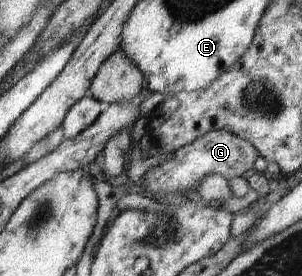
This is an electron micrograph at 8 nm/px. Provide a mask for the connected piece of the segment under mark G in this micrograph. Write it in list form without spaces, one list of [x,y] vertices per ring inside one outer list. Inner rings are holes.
[[[214,130],[195,139],[192,143],[178,148],[173,155],[160,165],[151,167],[140,179],[144,196],[154,199],[156,193],[175,192],[180,198],[184,198],[181,193],[184,191],[196,190],[199,182],[210,174],[220,174],[227,180],[233,177],[246,176],[253,171],[259,153],[256,148],[244,139],[240,139],[228,130]]]

